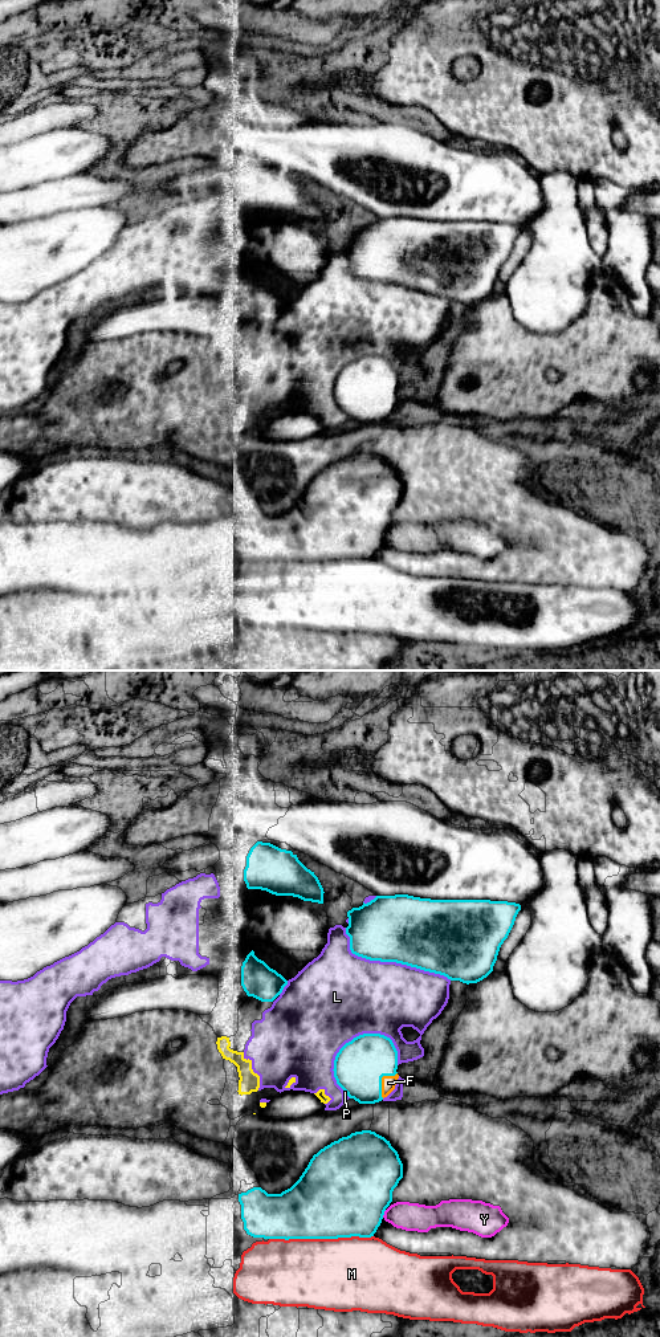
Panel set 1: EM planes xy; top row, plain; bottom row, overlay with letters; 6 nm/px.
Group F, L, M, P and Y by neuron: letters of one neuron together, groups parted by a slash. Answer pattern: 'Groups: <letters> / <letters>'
Groups: F / L P / M / Y

